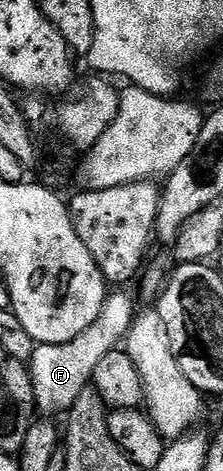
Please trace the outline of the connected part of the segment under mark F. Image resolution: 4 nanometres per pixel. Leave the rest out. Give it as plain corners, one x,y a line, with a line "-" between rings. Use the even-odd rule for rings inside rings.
114,290
107,295
100,318
96,318
96,322
92,322
84,334
76,334
76,338
68,342
38,344
35,347
28,367
34,391
34,407
43,417
57,417
57,412
69,413
76,398
80,398
84,389
91,387
96,366
100,366
100,361
108,358
108,354
123,343
134,322
136,307
133,294
122,291
126,290

